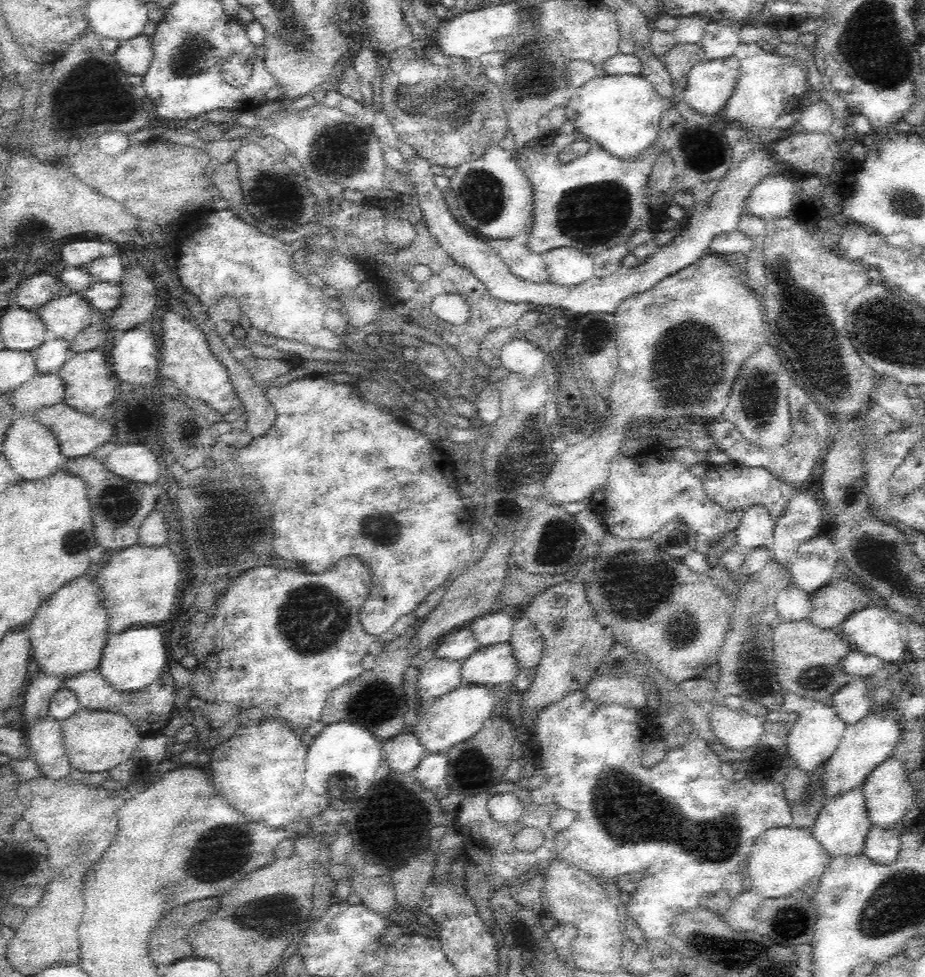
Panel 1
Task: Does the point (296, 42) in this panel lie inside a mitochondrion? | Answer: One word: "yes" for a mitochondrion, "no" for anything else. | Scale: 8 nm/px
yes

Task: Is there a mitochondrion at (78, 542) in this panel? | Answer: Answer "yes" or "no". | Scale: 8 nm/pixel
yes

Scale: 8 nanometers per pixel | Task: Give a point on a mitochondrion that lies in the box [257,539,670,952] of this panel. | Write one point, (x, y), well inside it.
(311, 623)

